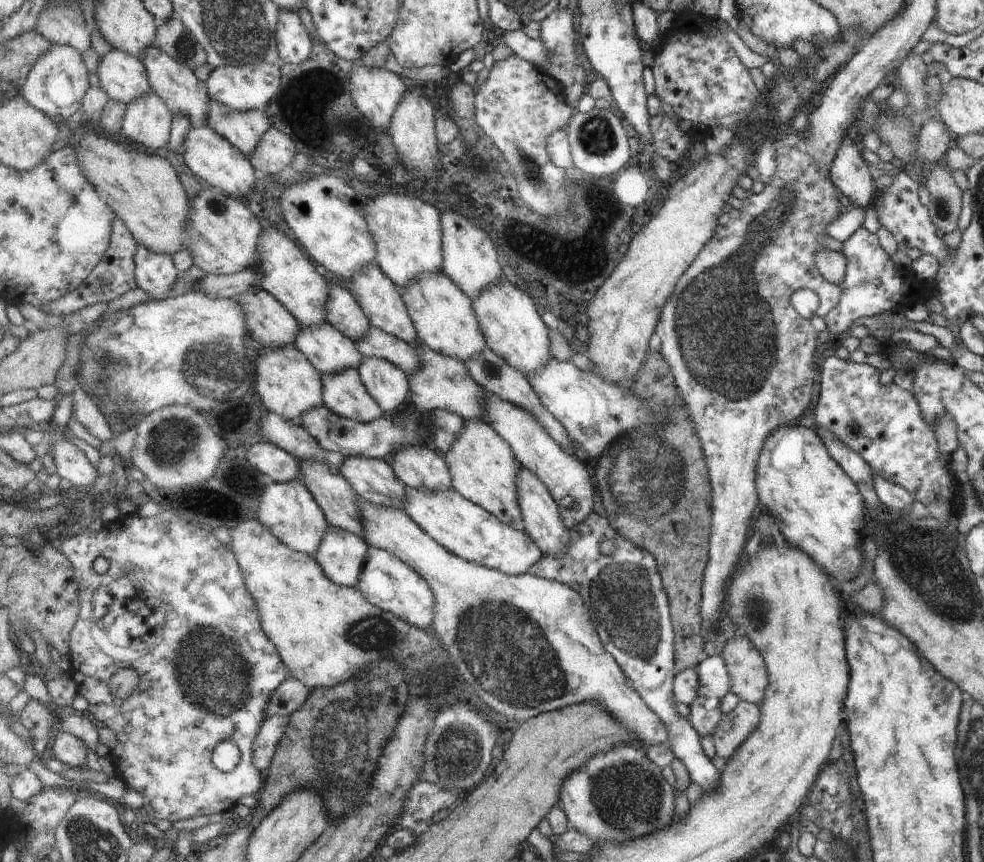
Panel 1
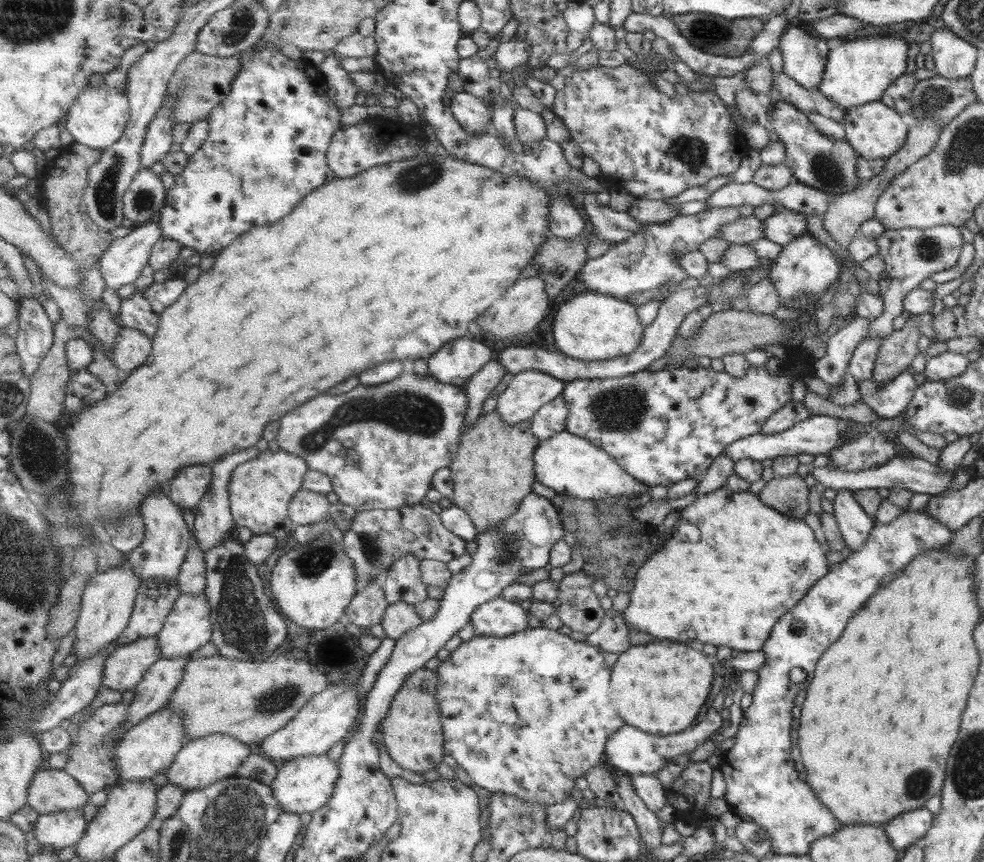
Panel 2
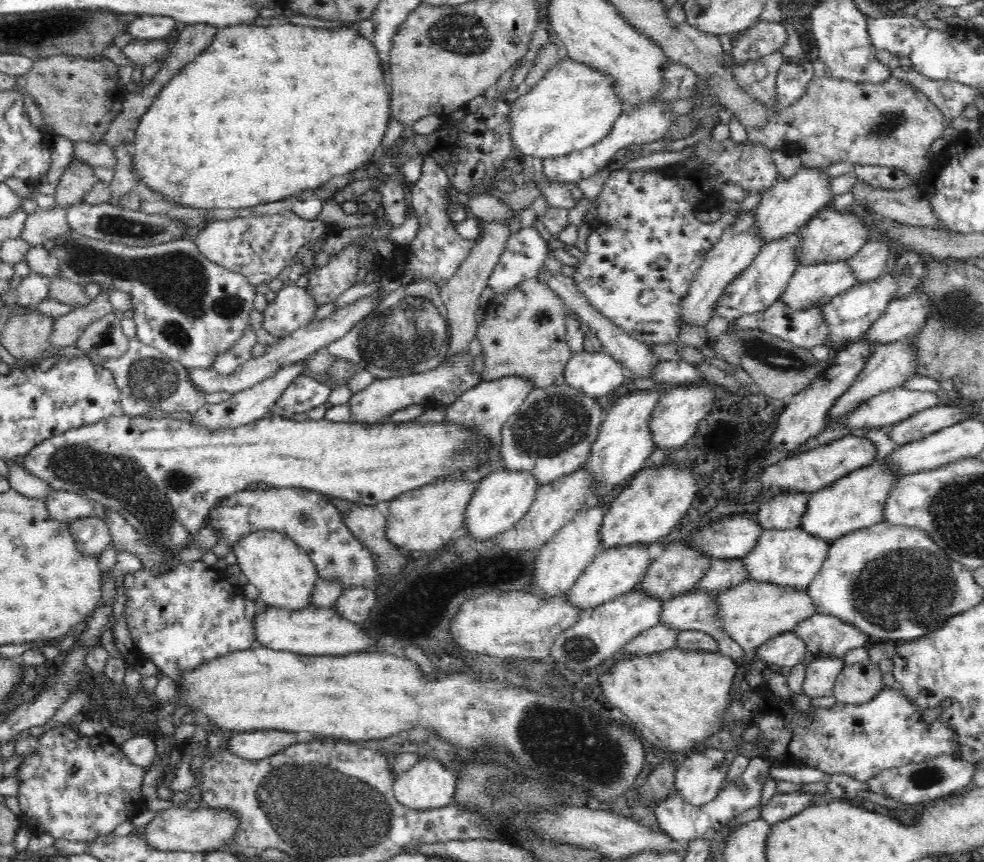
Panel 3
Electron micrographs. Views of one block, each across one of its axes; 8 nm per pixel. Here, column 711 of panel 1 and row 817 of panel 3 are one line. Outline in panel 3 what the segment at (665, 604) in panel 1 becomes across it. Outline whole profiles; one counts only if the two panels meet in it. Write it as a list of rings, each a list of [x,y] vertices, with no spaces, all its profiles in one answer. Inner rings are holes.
[[[799,791],[790,794],[778,793],[763,808],[762,818],[766,819],[766,822],[770,824],[786,820],[792,814],[798,814],[800,810],[808,808],[810,804],[814,806],[816,798],[818,798],[816,794],[801,793]]]

